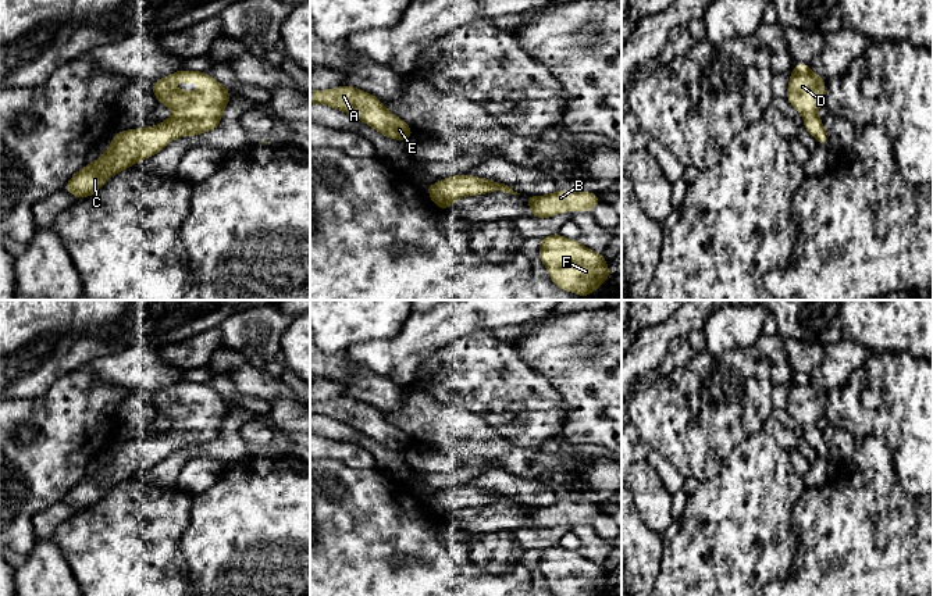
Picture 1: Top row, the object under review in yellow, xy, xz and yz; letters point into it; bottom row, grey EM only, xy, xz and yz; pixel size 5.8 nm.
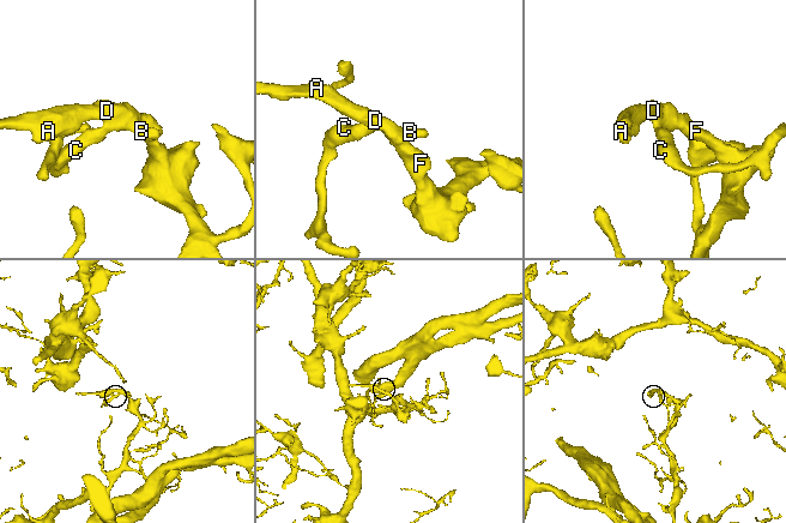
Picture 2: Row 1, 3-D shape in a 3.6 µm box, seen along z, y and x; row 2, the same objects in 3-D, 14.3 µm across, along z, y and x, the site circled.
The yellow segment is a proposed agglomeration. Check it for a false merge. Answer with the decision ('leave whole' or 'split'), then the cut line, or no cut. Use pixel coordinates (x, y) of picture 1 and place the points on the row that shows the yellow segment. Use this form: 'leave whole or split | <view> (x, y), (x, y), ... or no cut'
leave whole | no cut

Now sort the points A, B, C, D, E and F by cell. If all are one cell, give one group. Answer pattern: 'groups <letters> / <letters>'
groups A B C D E F

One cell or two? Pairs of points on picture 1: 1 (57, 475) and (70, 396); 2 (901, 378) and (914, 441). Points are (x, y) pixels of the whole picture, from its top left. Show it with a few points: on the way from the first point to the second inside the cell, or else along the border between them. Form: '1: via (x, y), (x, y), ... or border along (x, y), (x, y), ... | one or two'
1: via (57, 456), (57, 435), (70, 423), (70, 416) | one
2: via (901, 393), (914, 407), (914, 425) | one

